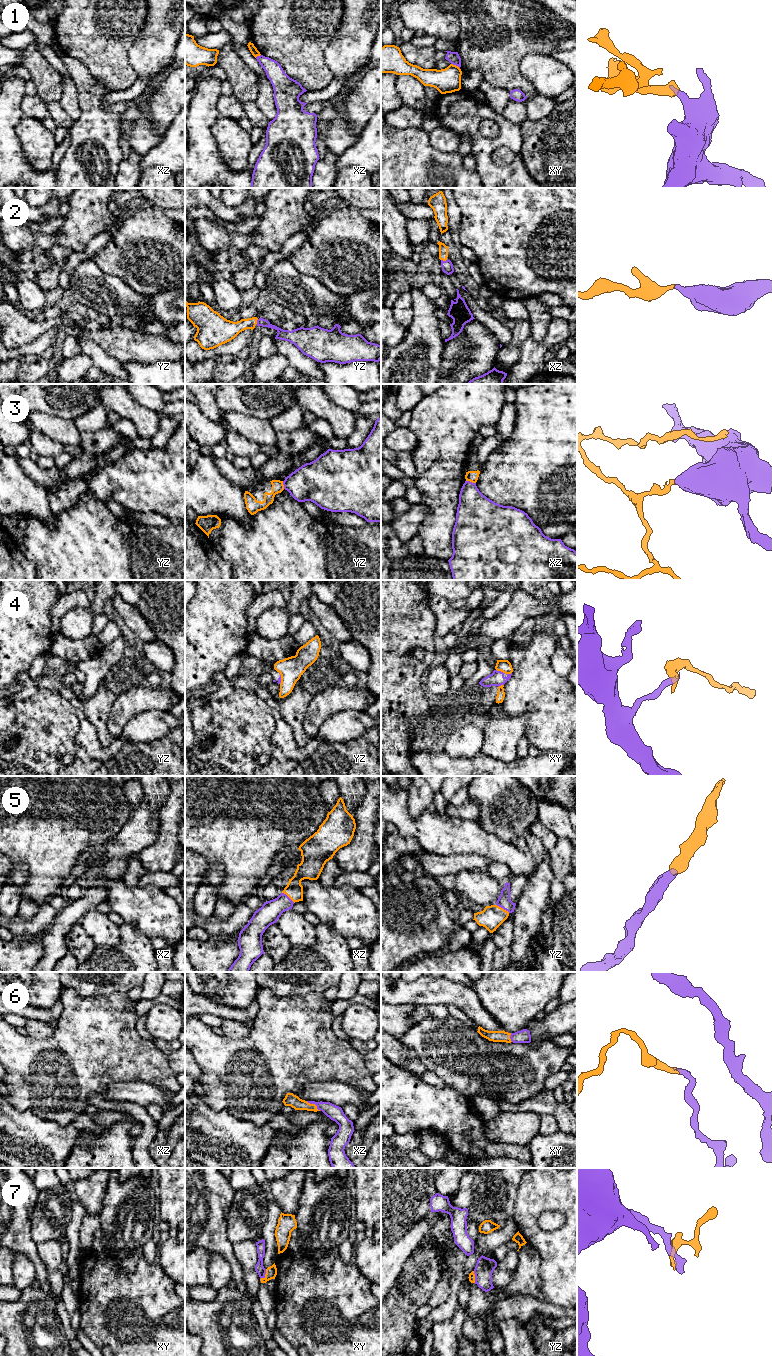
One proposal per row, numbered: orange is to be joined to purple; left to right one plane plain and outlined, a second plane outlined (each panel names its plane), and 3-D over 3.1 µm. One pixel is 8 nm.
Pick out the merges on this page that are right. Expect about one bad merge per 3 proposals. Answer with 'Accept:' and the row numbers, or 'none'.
Accept: 2, 5, 6

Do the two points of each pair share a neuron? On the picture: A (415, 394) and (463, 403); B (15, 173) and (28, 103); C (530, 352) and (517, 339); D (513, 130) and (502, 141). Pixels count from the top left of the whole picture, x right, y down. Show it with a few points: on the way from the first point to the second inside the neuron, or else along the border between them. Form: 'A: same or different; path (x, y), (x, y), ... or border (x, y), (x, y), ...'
A: different; border (424, 395), (410, 411)
B: different; border (26, 95), (21, 103), (22, 115)
C: different; border (530, 337), (519, 345), (520, 358), (515, 365)
D: same; path (510, 133), (505, 138)

